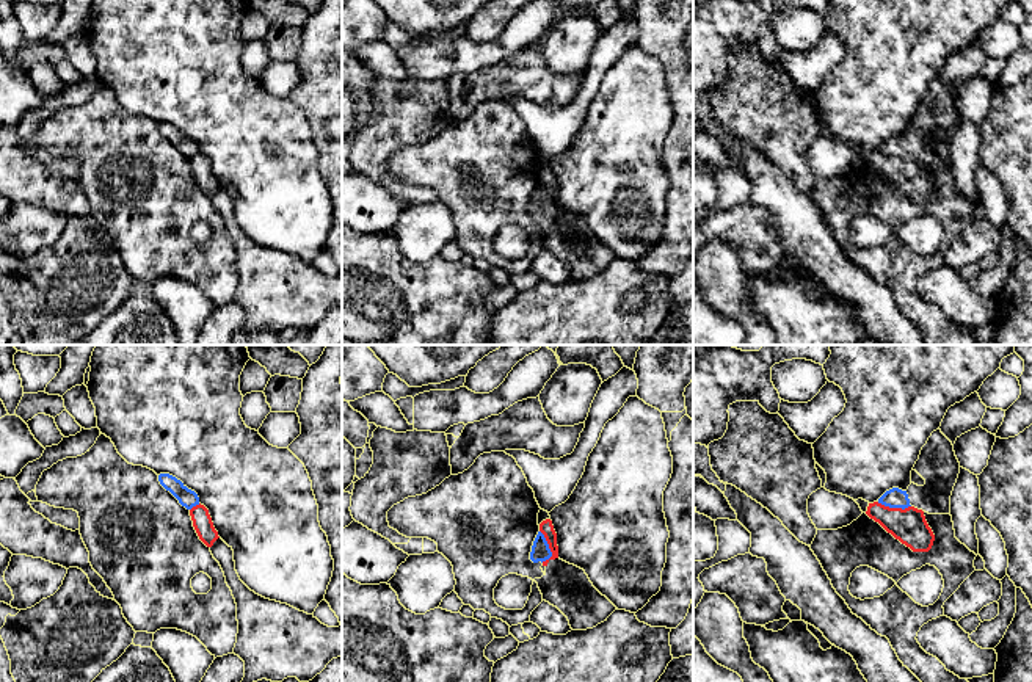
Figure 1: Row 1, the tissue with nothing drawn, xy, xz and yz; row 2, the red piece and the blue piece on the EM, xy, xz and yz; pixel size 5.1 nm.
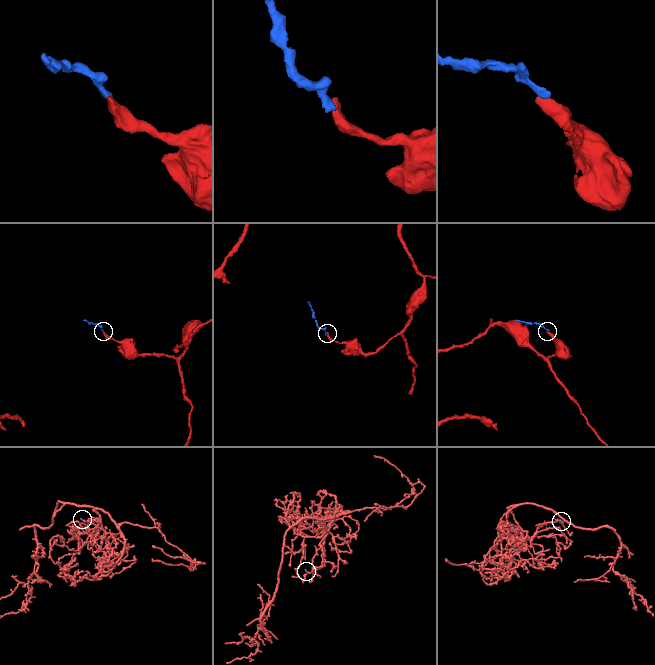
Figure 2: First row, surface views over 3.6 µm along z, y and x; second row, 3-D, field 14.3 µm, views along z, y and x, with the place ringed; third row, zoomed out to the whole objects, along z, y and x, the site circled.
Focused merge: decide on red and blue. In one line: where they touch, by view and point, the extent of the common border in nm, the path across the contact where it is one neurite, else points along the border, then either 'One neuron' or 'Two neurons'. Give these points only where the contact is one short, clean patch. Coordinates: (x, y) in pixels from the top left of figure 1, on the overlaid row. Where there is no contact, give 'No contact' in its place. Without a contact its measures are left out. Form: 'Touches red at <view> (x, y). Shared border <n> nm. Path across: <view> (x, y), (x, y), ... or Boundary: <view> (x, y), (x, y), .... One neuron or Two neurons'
Touches red at xz (549, 546). Shared border 170 nm. Boundary: xz (540, 530), (551, 552), (545, 562). Two neurons

